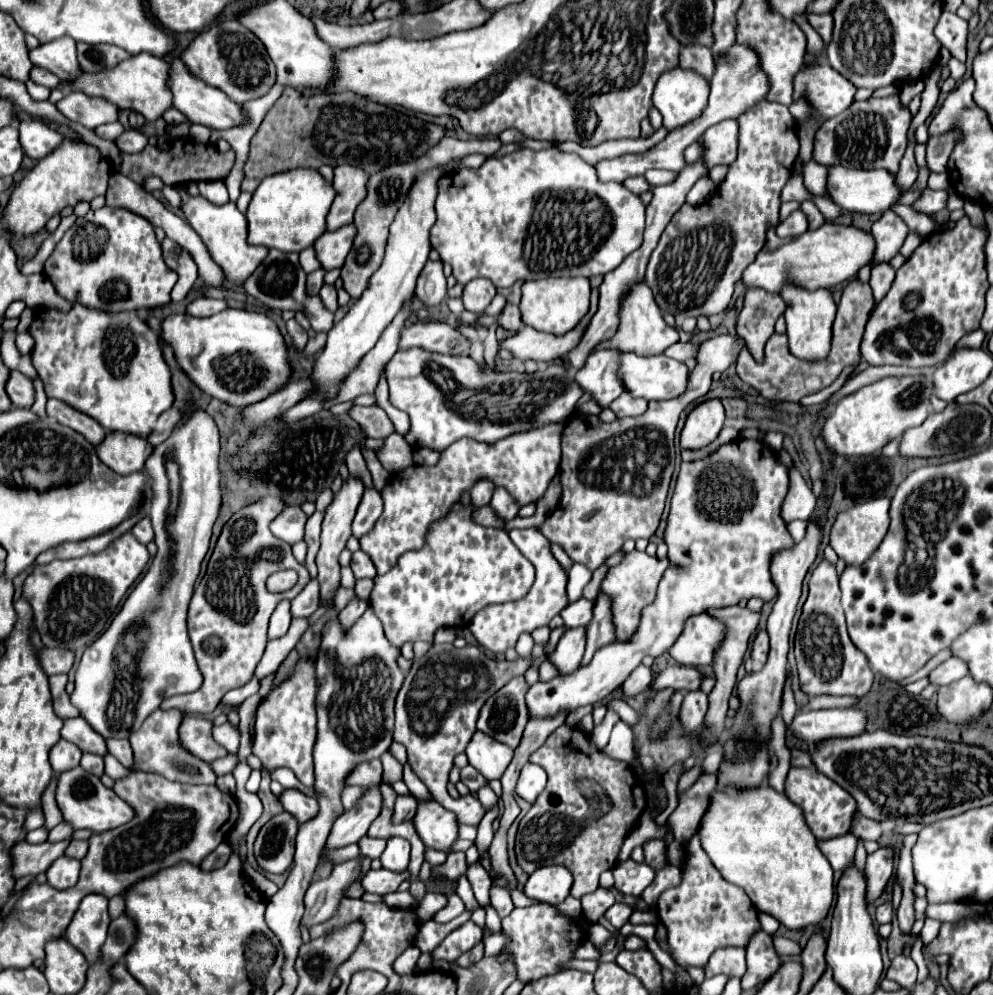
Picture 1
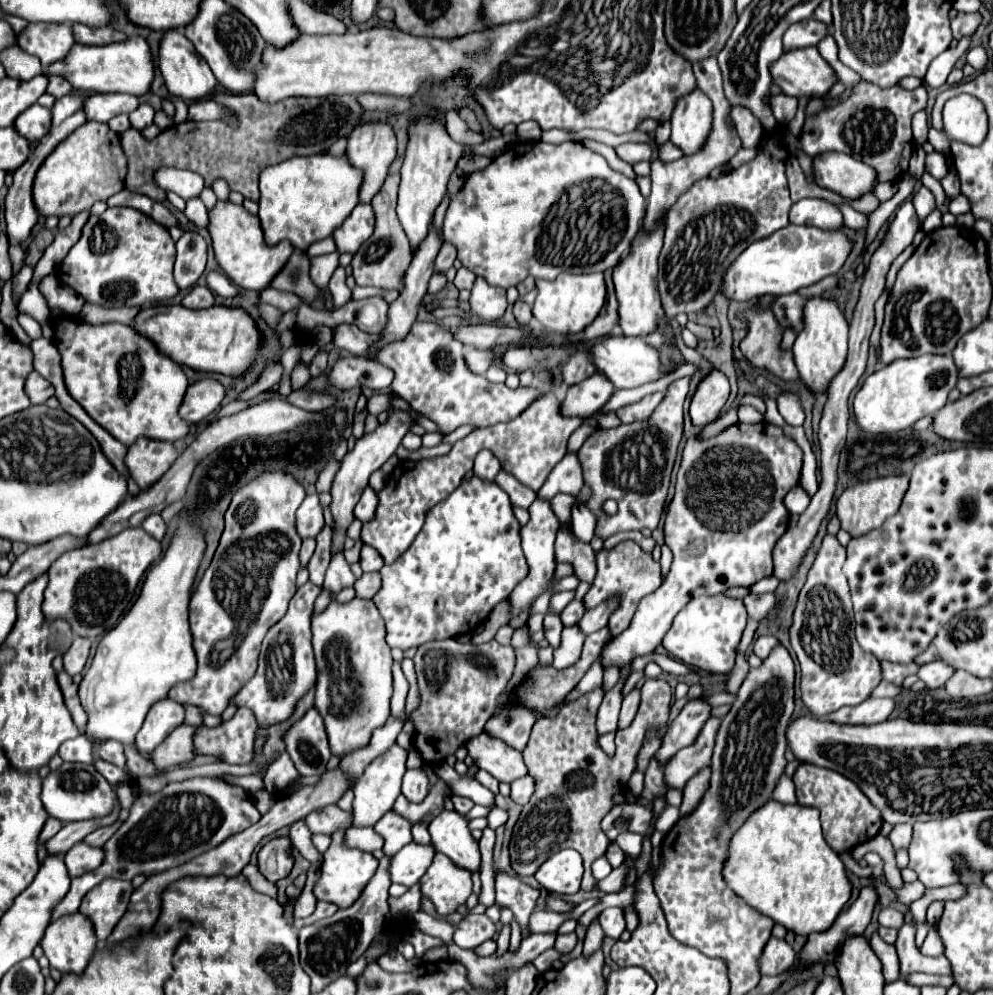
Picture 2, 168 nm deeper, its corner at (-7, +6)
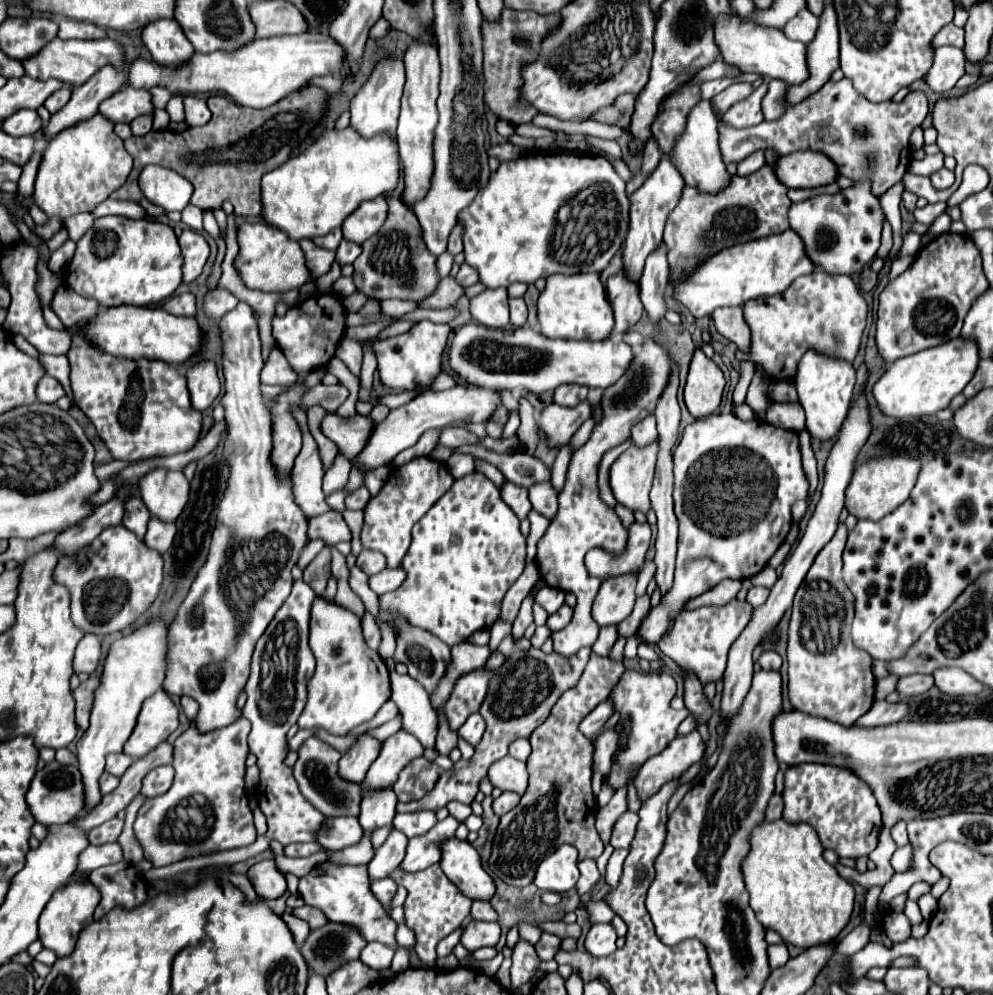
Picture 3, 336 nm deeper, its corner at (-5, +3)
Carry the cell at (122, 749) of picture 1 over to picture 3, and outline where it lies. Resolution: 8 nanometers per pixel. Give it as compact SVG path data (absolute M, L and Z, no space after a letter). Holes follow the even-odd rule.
M163 765L153 769L145 779L143 779L143 797L157 797L161 793L167 793L169 787L173 785L173 767Z

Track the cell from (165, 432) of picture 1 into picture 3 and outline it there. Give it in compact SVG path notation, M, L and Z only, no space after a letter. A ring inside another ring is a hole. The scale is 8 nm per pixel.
M203 359L203 361L195 363L193 367L189 367L187 383L189 383L193 407L197 411L205 411L221 391L221 381L217 375L215 361Z

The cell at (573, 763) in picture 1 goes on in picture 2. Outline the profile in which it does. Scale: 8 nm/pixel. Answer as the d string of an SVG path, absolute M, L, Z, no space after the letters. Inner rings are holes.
M645 680L641 688L639 712L628 728L617 732L617 750L613 756L607 756L597 742L595 730L597 706L602 702L604 694L600 686L579 700L563 706L557 718L539 718L533 726L531 738L523 750L523 760L531 776L537 780L537 790L531 796L531 802L523 806L523 818L519 822L519 830L515 832L515 860L511 860L511 866L519 876L535 874L537 868L549 858L549 854L563 848L573 848L581 854L585 866L581 888L585 892L597 890L591 864L601 858L611 844L611 840L601 830L601 820L615 806L615 796L625 790L627 780L635 772L635 760L643 744L645 730L654 726L661 738L665 735L671 704L671 688L665 680Z

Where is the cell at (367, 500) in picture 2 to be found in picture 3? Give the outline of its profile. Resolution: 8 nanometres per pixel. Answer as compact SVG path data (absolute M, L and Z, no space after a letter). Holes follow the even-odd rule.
M359 487L359 489L355 489L353 493L347 495L345 505L347 505L347 509L365 509L365 505L369 503L369 499L371 499L369 491L365 487Z

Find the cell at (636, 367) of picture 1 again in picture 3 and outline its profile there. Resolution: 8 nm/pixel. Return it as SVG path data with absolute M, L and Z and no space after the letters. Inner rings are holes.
M469 323L455 333L449 345L449 369L459 381L475 387L531 391L535 395L553 391L565 383L605 389L625 373L631 359L633 351L623 341L549 339L529 325L517 329L491 329Z

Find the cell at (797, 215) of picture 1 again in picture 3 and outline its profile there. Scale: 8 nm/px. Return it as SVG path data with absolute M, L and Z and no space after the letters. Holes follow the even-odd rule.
M855 181L853 187L841 189L835 195L819 195L793 203L787 217L791 229L805 245L805 255L815 267L833 275L853 275L871 263L879 249L885 221L879 197L871 193L869 181Z

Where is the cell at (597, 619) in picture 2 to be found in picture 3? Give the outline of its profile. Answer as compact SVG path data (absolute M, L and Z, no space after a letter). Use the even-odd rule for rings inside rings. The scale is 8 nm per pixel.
M609 577L609 581L603 581L595 603L593 603L593 619L605 627L605 625L617 625L629 613L633 611L635 601L635 585L637 577Z

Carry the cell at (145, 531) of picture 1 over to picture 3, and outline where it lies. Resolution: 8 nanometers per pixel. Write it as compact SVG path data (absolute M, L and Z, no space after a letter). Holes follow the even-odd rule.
M151 517L149 529L147 529L147 535L145 535L145 545L149 549L165 553L171 547L175 533L177 533L177 529L175 529L173 523L163 523L157 517Z

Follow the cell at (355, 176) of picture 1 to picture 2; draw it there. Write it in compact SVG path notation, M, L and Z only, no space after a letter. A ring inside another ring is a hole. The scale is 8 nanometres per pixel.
M361 124L347 142L347 160L363 170L359 202L369 204L385 182L387 170L395 158L397 140L389 124Z

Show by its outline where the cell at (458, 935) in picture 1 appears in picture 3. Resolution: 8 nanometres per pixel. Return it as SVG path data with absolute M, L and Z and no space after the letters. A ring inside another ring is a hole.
M471 921L461 937L461 943L465 949L475 951L479 947L495 947L501 937L499 923L483 923L483 921Z

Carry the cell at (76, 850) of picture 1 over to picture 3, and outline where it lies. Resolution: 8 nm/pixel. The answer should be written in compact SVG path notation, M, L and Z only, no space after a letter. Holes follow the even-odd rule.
M113 819L113 821L107 821L95 829L89 831L89 843L91 845L103 845L103 843L111 843L111 841L117 841L117 837L121 835L123 831L123 821L121 819Z

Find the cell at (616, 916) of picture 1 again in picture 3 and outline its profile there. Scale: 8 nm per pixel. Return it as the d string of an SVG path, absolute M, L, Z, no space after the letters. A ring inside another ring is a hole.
M599 923L599 925L593 925L589 929L587 939L585 939L585 949L593 957L605 957L617 949L615 941L617 941L615 929L609 923Z

